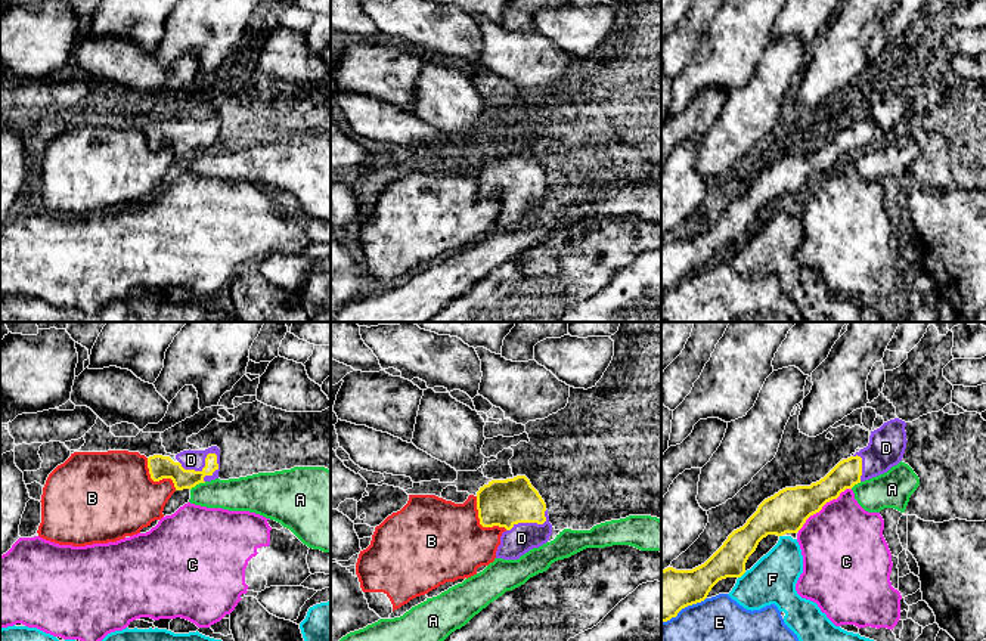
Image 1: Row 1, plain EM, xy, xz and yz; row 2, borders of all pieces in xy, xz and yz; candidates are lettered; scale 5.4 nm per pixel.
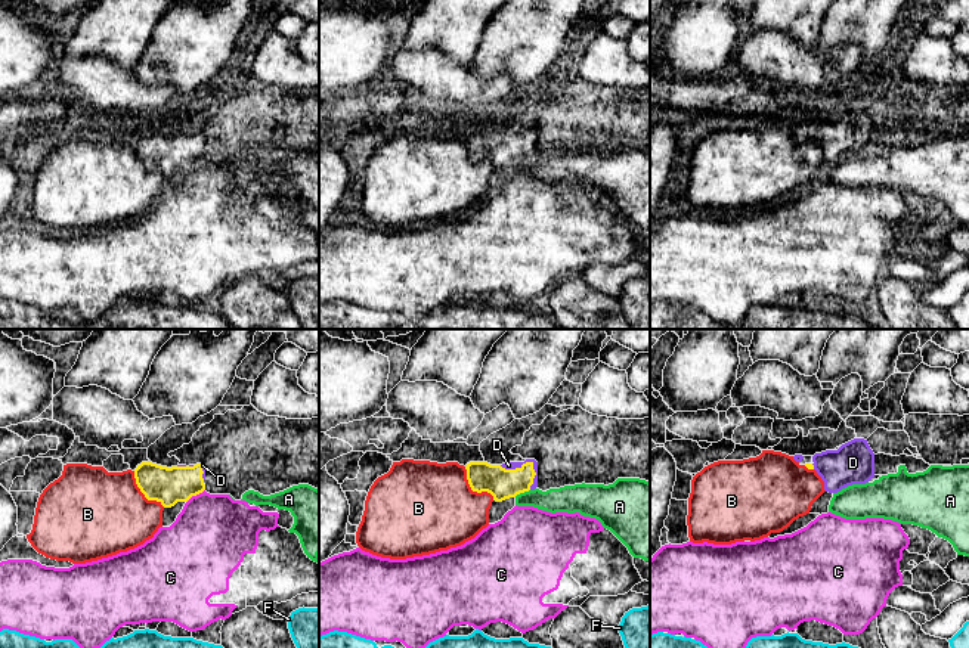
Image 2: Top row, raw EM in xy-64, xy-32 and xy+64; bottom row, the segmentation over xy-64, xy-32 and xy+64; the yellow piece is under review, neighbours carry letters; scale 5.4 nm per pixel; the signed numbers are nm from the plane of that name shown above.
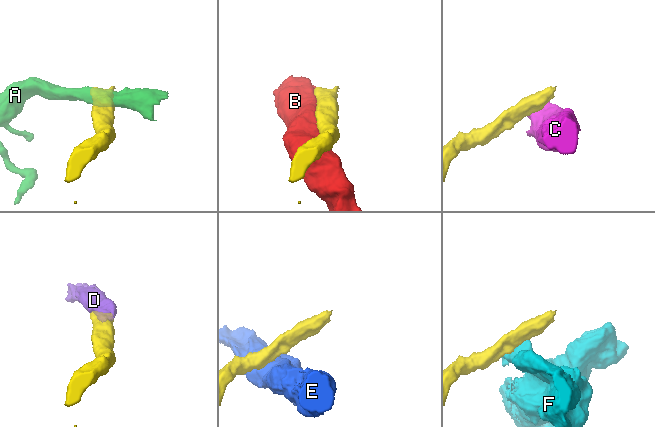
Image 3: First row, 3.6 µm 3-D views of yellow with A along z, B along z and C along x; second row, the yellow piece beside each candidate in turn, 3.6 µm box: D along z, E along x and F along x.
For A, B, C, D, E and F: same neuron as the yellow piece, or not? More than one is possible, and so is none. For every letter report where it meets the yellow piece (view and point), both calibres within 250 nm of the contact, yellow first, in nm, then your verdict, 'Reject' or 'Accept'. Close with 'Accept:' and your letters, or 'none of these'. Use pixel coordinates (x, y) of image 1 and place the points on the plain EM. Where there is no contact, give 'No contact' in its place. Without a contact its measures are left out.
A: Touches yellow at xy (198, 152). Thickness 130 nm (yellow) against 180 nm. Reject
B: Touches yellow at xz (480, 192). Thickness 260 nm (yellow) against 460 nm. Reject
C: Touches yellow at yz (822, 175). Thickness 220 nm (yellow) against 440 nm. Reject
D: Touches yellow at xy (205, 132). Thickness 130 nm (yellow) against 110 nm. Accept
E: Touches yellow at yz (684, 276). Thickness 280 nm (yellow) against 480 nm. Reject
F: Touches yellow at yz (741, 244). Thickness 180 nm (yellow) against 260 nm. Reject
Accept: D

